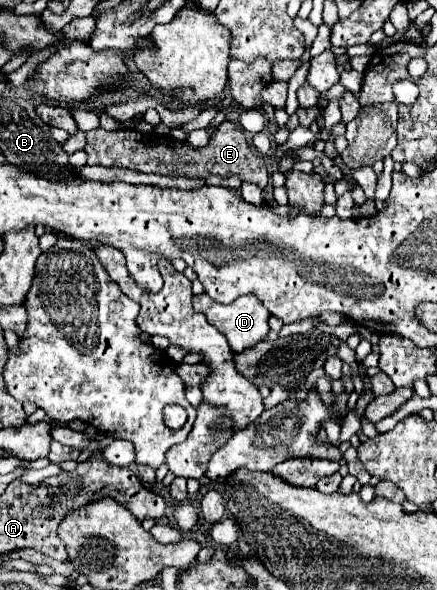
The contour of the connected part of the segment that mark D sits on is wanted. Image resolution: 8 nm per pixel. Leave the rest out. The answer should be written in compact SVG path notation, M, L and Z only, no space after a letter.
M206 293L198 295L192 299L192 307L198 313L204 313L208 323L214 325L230 343L234 353L242 353L248 347L254 347L256 343L260 343L266 335L268 335L268 317L270 313L266 311L266 307L254 297L254 295L242 295L236 301L232 301L230 305L220 305L214 303Z

